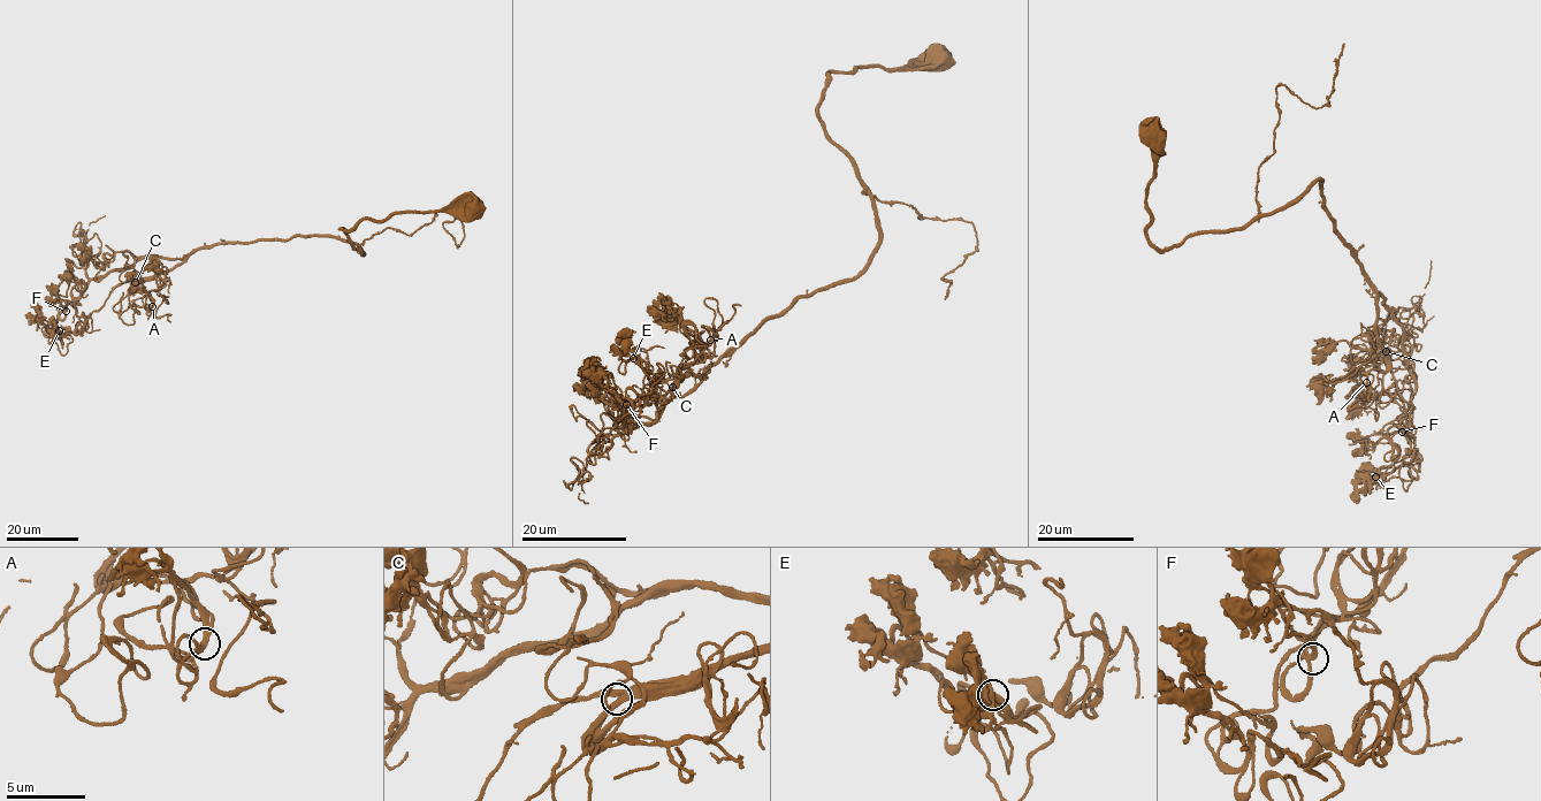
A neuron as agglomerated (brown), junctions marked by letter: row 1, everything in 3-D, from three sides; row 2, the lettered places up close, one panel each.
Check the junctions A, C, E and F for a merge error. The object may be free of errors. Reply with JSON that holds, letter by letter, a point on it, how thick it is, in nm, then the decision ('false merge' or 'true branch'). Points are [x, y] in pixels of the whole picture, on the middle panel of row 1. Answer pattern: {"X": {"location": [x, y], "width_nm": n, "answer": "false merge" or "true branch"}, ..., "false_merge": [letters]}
{"A": {"location": [710, 340], "width_nm": 280, "answer": "true branch"}, "C": {"location": [672, 387], "width_nm": 260, "answer": "true branch"}, "E": {"location": [633, 358], "width_nm": 300, "answer": "true branch"}, "F": {"location": [626, 404], "width_nm": 240, "answer": "true branch"}, "false_merge": []}

